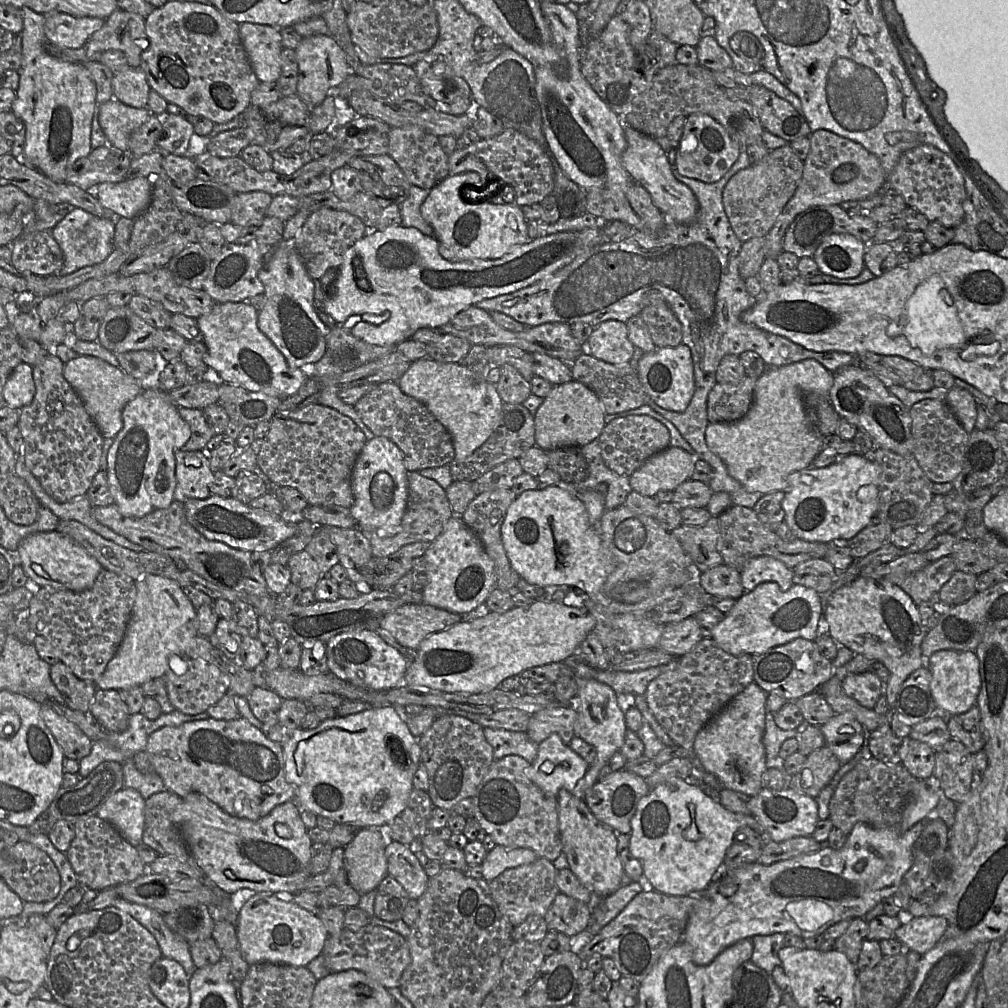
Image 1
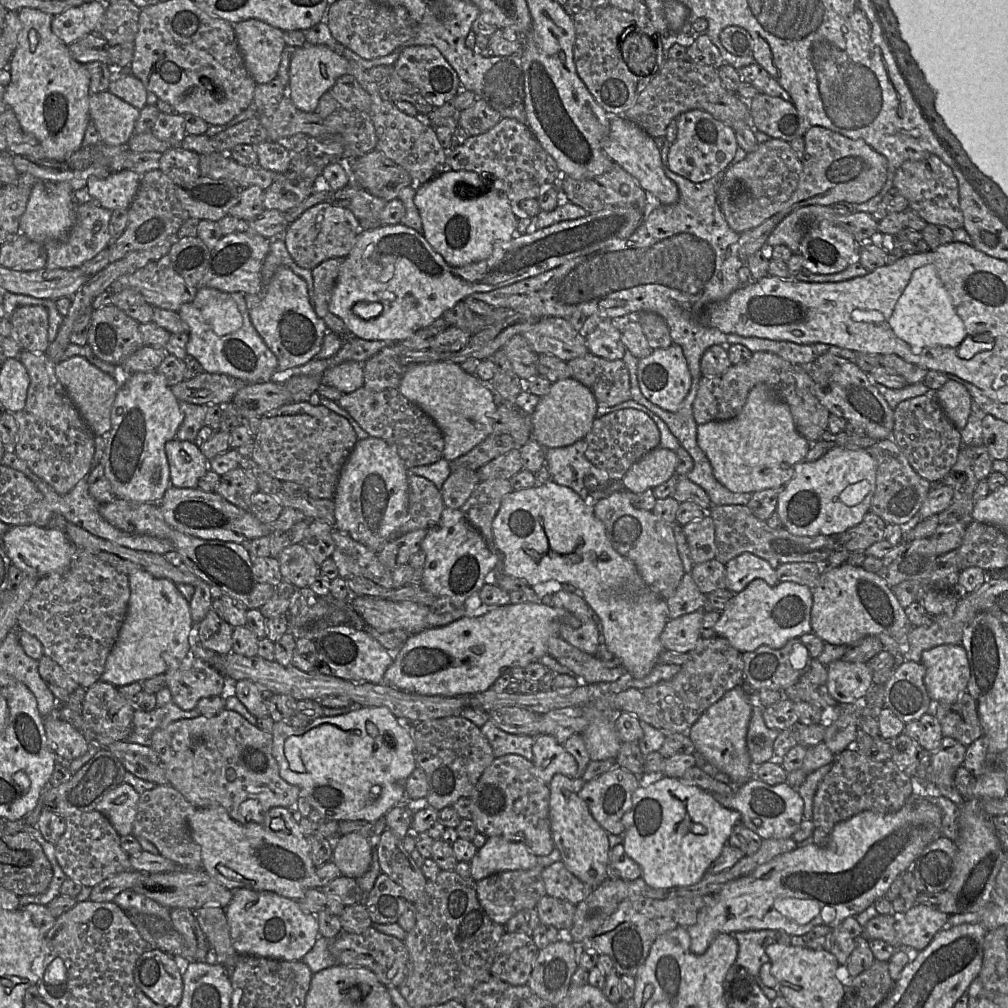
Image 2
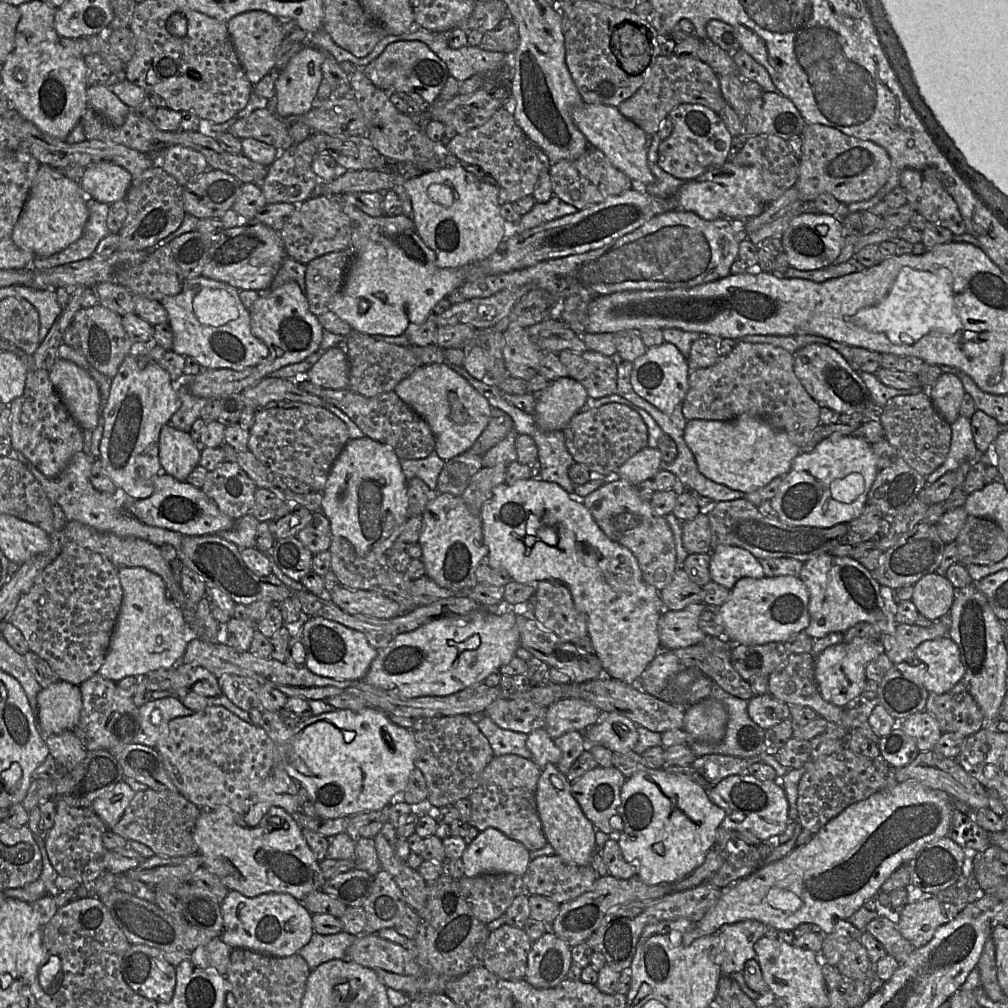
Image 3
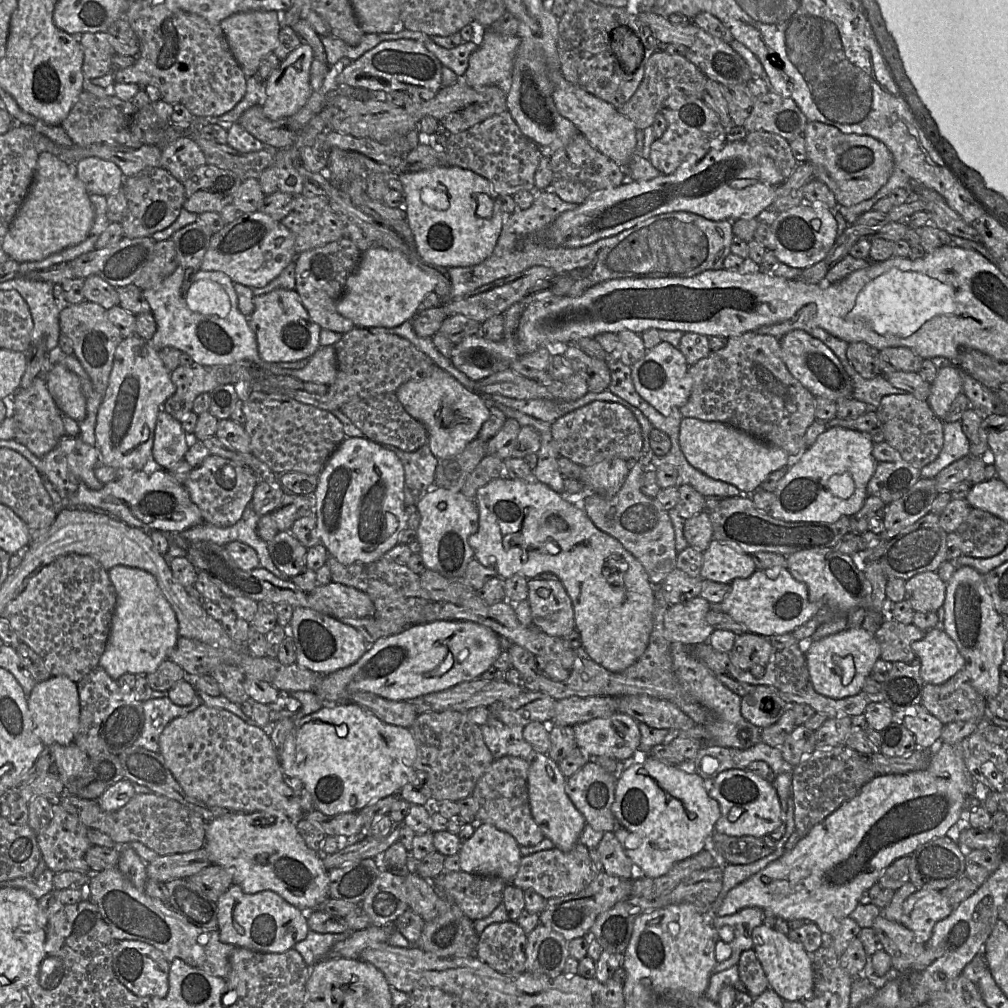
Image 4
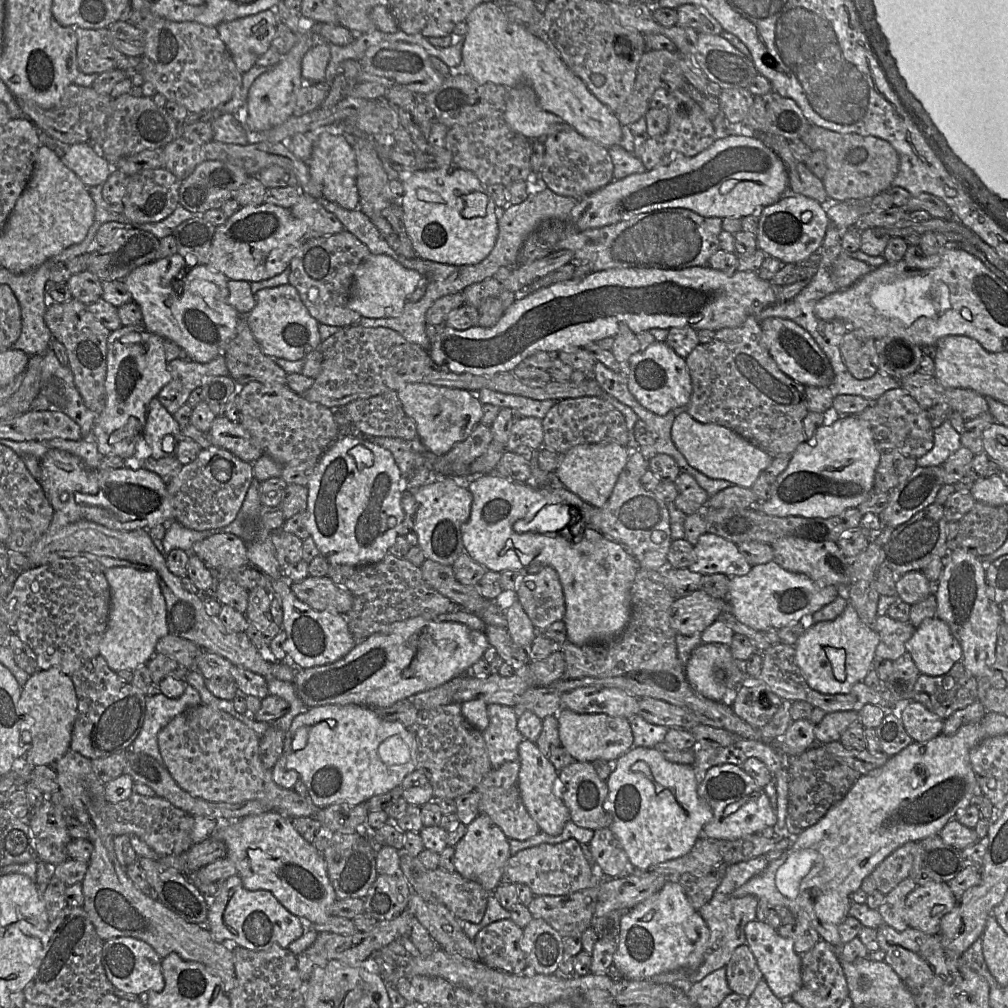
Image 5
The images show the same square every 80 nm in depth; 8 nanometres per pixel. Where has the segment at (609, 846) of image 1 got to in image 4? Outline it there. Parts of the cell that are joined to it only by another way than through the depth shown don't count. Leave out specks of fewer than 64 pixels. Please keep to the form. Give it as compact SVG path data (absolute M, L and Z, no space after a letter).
M536 753L529 762L528 793L531 812L544 836L550 839L556 848L568 852L579 842L586 821L566 793L567 778L558 764L546 754Z

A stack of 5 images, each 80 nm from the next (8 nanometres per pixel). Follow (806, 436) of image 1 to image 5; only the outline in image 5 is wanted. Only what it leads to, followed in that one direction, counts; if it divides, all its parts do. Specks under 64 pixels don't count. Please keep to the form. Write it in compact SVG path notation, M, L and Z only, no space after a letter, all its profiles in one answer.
M679 412L671 428L672 441L687 462L711 479L751 488L759 475L770 465L772 457L732 430L717 424L703 424L686 412Z

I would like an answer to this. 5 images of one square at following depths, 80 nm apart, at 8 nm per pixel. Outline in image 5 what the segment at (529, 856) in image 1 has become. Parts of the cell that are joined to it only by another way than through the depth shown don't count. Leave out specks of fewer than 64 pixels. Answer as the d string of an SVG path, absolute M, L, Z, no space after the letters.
M483 813L467 825L464 837L454 846L455 870L462 877L479 883L493 892L500 884L504 868L511 857L509 839L489 816Z

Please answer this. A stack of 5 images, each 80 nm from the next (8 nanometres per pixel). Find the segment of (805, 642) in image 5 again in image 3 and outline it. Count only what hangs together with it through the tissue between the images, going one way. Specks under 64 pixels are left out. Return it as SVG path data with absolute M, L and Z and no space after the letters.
M857 637L849 643L840 643L824 649L815 660L815 679L822 697L837 705L852 705L864 689L867 666L883 652L881 640Z

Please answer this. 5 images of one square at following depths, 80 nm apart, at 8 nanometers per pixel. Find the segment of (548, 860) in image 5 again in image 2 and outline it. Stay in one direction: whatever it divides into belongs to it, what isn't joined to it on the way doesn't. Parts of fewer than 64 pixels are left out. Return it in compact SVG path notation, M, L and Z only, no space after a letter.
M561 860L545 867L542 871L542 879L547 896L573 905L587 898L594 889L569 872Z

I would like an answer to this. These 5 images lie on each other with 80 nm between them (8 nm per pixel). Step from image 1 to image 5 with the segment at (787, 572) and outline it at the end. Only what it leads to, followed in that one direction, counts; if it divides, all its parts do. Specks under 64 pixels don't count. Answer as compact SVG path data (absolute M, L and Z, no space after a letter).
M704 533L693 546L695 562L689 566L691 572L701 575L725 574L726 576L744 576L751 565L739 552L737 544L714 534Z

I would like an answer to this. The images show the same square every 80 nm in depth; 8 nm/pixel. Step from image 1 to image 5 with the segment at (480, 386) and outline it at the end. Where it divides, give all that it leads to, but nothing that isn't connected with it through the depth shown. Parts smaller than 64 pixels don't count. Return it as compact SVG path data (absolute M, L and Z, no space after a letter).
M409 383L398 391L398 396L405 413L411 417L416 424L420 441L430 452L437 456L448 453L455 445L465 440L476 425L481 422L483 416L483 404L477 395L461 388L425 383Z

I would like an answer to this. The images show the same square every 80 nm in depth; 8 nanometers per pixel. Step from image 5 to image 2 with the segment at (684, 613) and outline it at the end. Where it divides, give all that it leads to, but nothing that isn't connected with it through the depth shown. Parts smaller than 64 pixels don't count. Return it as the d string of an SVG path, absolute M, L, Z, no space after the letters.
M698 610L669 619L661 633L663 648L680 653L692 651L702 638L702 614L703 610Z

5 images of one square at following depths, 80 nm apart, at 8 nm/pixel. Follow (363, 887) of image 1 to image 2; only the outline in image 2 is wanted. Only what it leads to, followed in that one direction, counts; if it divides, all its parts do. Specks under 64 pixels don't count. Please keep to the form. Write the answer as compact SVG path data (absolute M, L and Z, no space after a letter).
M350 833L336 836L331 840L331 861L337 865L341 875L357 879L368 871L373 853L370 839L357 833Z

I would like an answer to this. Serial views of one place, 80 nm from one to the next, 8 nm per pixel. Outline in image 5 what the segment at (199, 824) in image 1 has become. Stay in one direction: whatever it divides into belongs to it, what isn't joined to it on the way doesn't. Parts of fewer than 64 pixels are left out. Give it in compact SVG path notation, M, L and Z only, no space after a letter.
M268 811L221 822L212 835L225 843L226 857L234 863L246 889L270 891L287 910L306 921L306 926L324 923L332 916L337 897L323 852L297 832L288 816Z

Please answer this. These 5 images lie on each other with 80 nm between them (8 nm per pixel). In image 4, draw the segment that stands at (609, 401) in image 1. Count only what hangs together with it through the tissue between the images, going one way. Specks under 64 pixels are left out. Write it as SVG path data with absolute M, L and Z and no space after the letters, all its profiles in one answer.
M569 345L562 356L573 372L585 379L589 392L600 393L608 390L611 372L606 360L591 357L573 345Z

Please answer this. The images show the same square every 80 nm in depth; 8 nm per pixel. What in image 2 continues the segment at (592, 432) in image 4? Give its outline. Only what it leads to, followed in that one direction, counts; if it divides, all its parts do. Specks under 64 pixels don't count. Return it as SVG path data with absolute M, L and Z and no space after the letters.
M626 408L597 417L584 440L587 443L586 458L597 468L608 472L613 481L620 483L634 463L659 447L660 432L645 413Z

